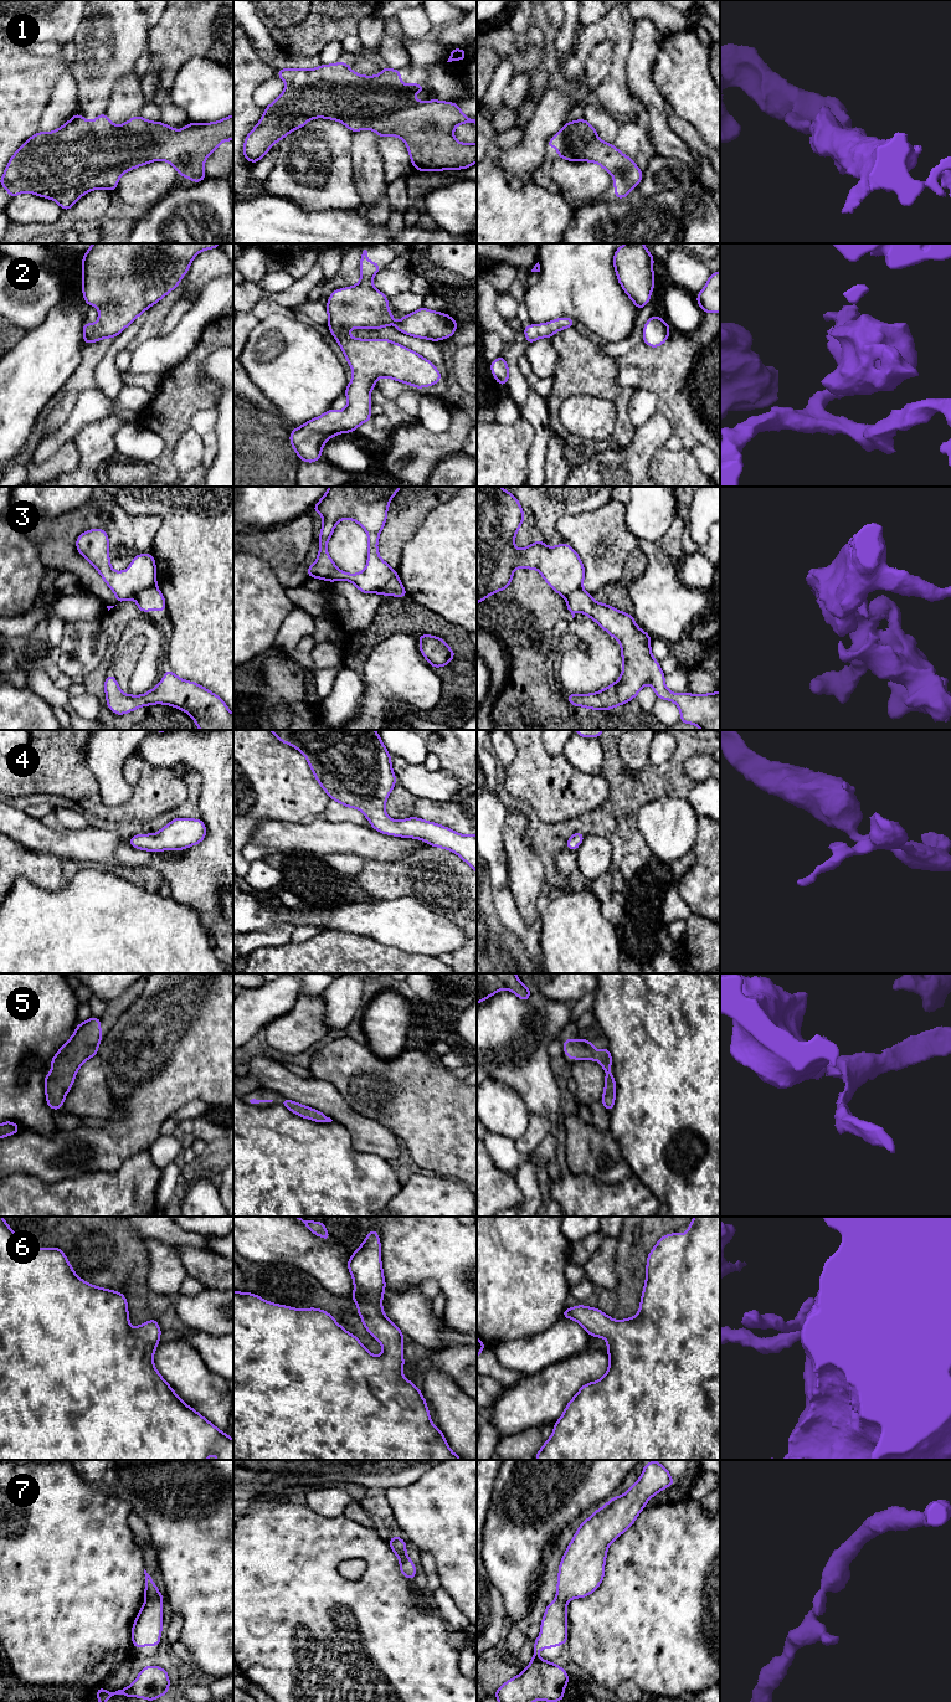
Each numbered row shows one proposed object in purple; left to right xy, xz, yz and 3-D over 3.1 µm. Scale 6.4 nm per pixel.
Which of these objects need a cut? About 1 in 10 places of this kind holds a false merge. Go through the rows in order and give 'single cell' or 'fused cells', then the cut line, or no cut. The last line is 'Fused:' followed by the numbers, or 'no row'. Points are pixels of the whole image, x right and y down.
1: single cell; cut none
2: single cell; cut none
3: fused cells; cut xy (155, 584), (144, 589), (134, 598)
4: single cell; cut none
5: single cell; cut none
6: single cell; cut none
7: single cell; cut none
Fused: 3

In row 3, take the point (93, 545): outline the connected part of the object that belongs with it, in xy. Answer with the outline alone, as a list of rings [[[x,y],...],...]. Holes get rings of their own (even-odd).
[[[103,529],[82,533],[76,540],[76,546],[78,554],[98,570],[104,582],[115,593],[117,605],[125,600],[135,600],[140,592],[156,585],[156,566],[150,554],[137,555],[127,571],[115,572],[112,569],[108,534]]]

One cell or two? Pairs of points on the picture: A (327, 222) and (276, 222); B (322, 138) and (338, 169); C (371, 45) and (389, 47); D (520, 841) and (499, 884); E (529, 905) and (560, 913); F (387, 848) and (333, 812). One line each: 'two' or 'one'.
A: one
B: one
C: two
D: two
E: two
F: two

